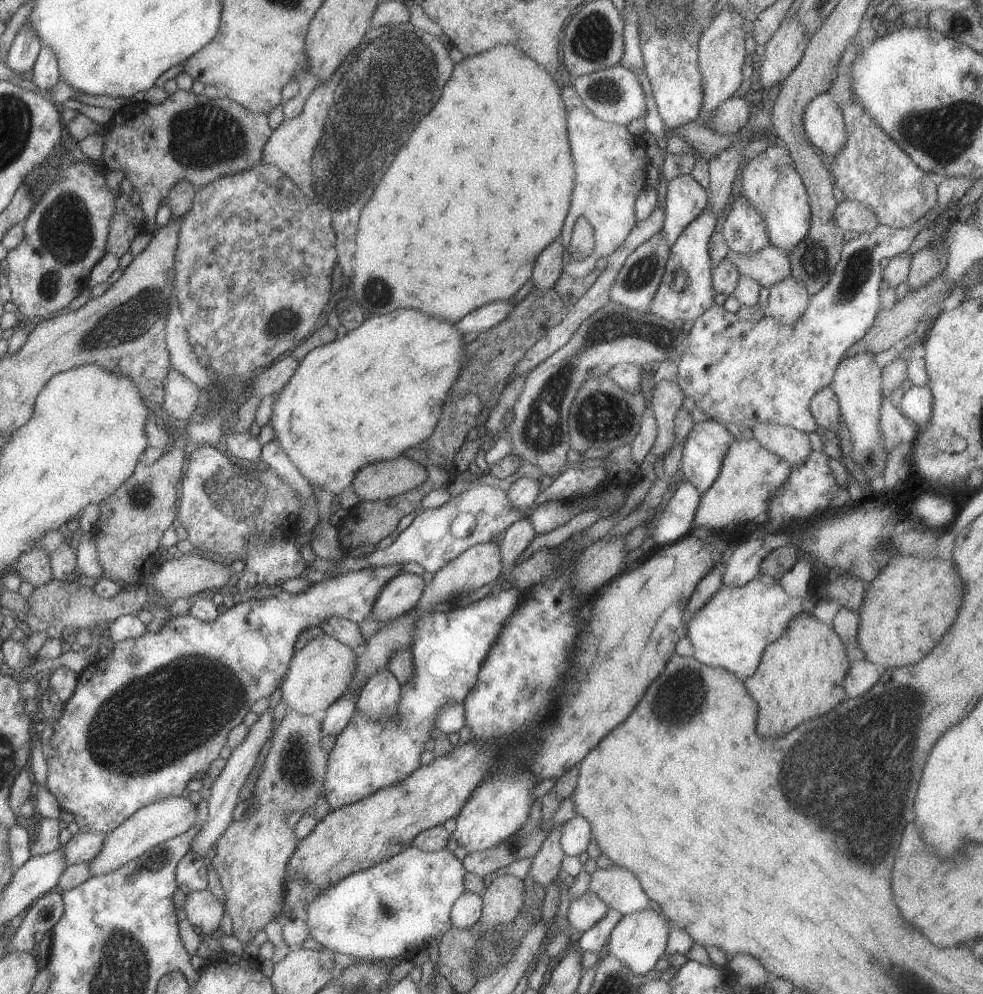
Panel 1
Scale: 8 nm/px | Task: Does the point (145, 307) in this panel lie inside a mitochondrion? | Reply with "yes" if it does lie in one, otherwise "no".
yes

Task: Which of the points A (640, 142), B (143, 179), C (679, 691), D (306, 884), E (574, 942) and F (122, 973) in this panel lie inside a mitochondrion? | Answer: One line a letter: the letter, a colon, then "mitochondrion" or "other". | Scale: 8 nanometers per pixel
A: other
B: other
C: mitochondrion
D: mitochondrion
E: other
F: mitochondrion

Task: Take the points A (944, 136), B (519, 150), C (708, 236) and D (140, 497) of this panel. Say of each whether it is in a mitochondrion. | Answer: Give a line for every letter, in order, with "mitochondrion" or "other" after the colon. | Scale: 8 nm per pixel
A: mitochondrion
B: other
C: other
D: mitochondrion

